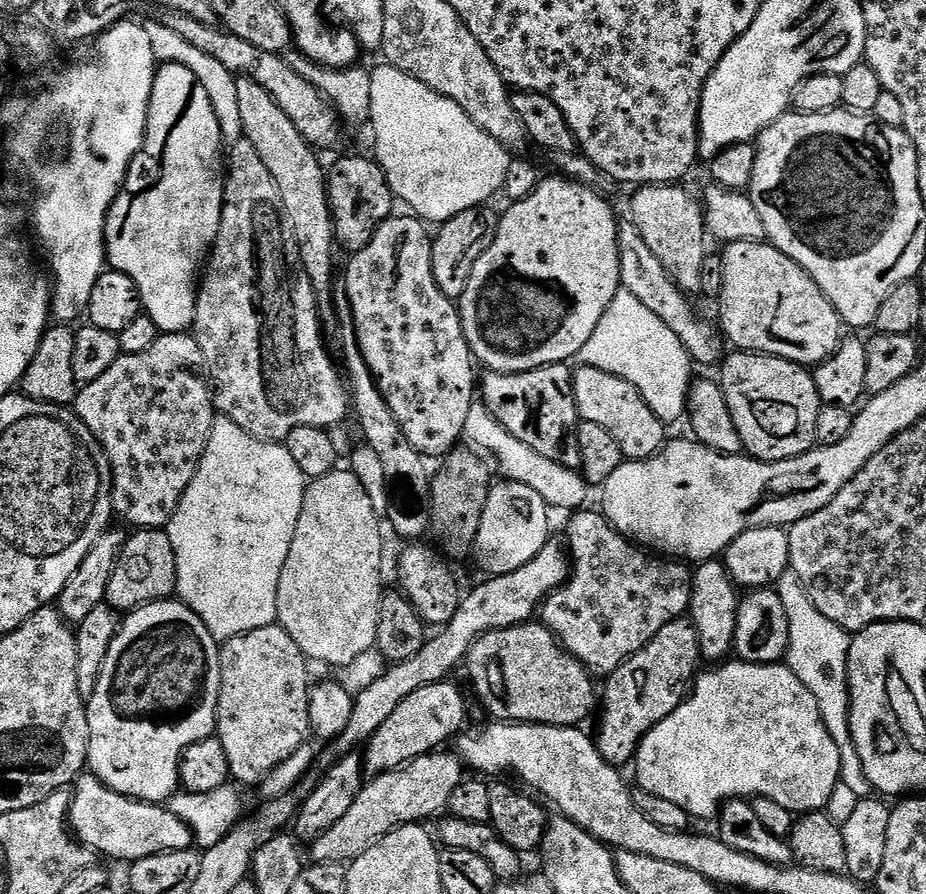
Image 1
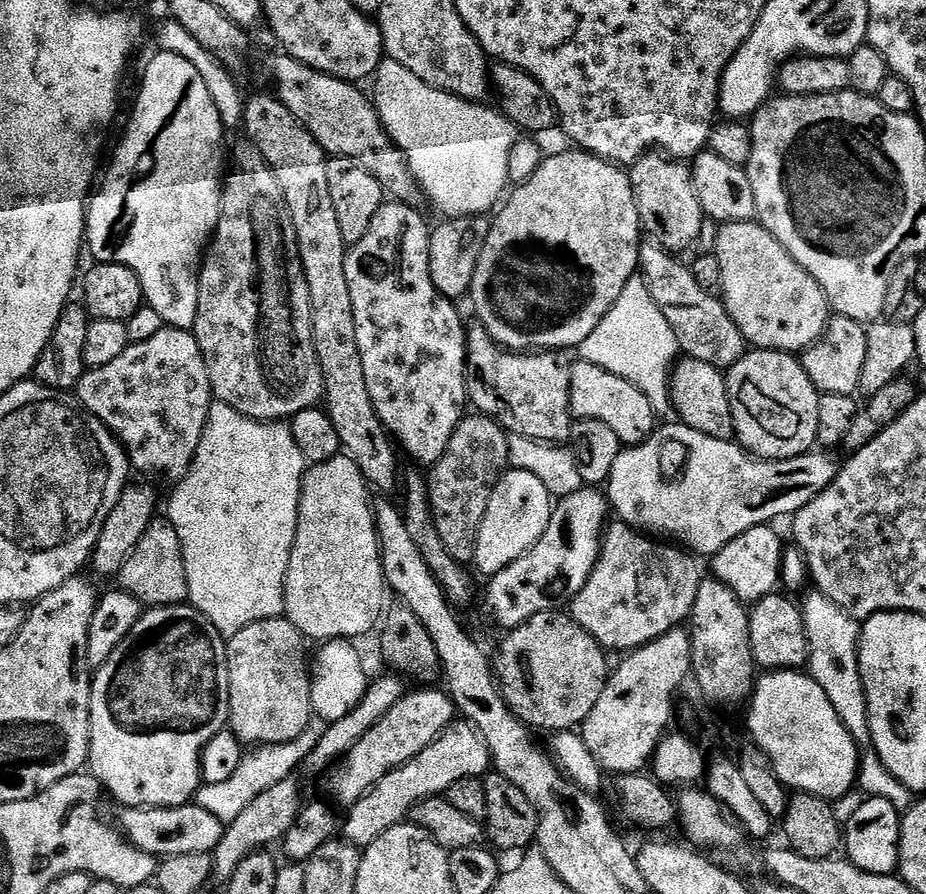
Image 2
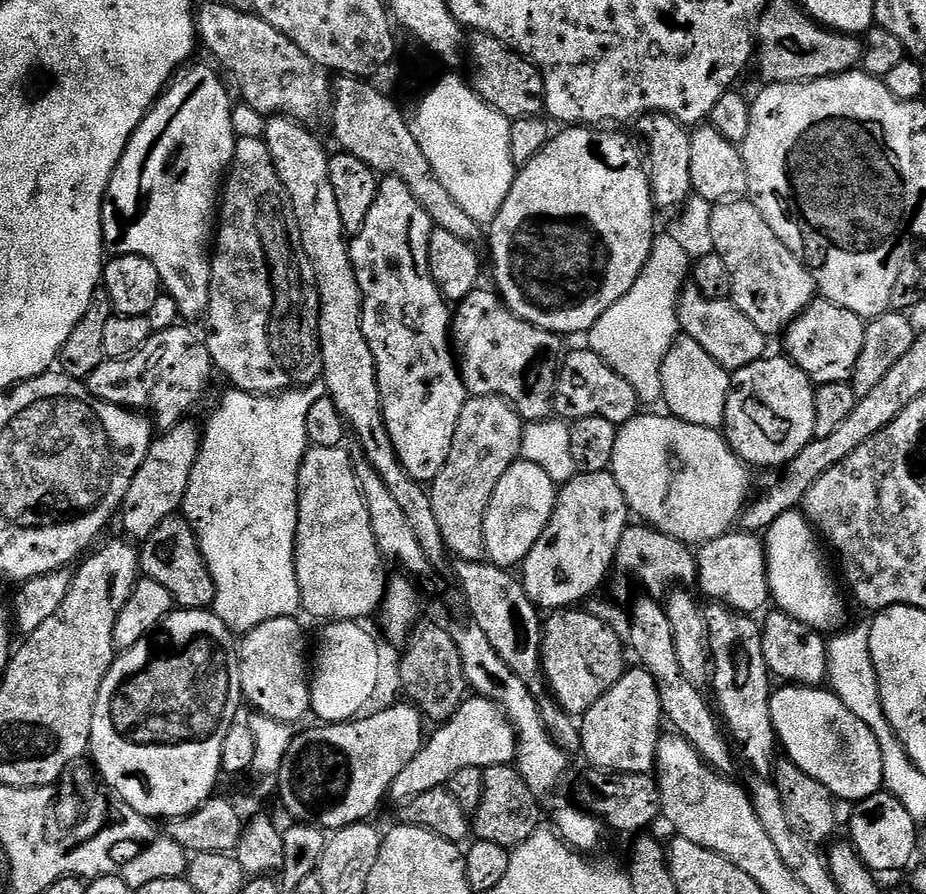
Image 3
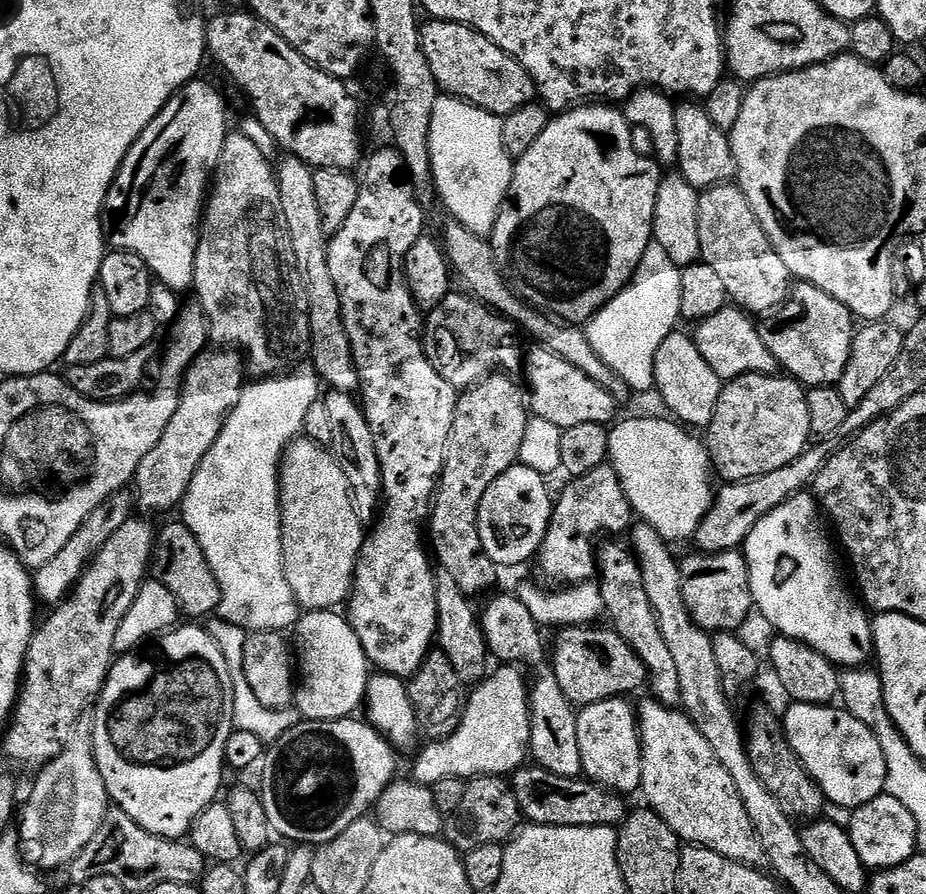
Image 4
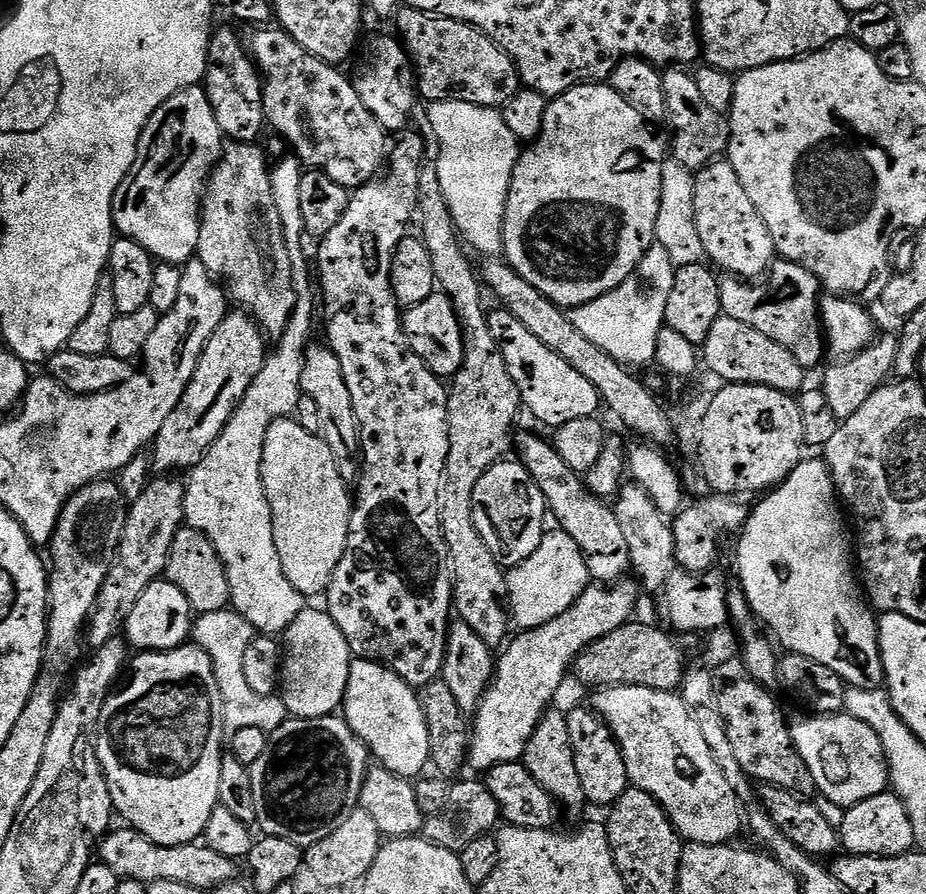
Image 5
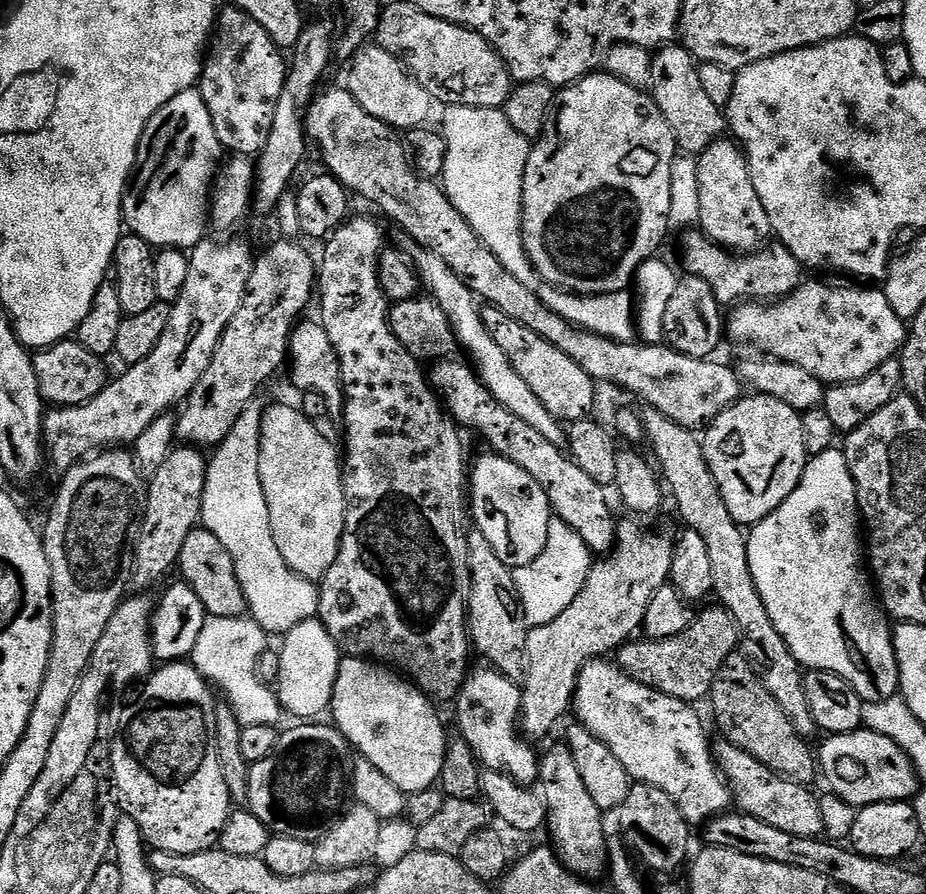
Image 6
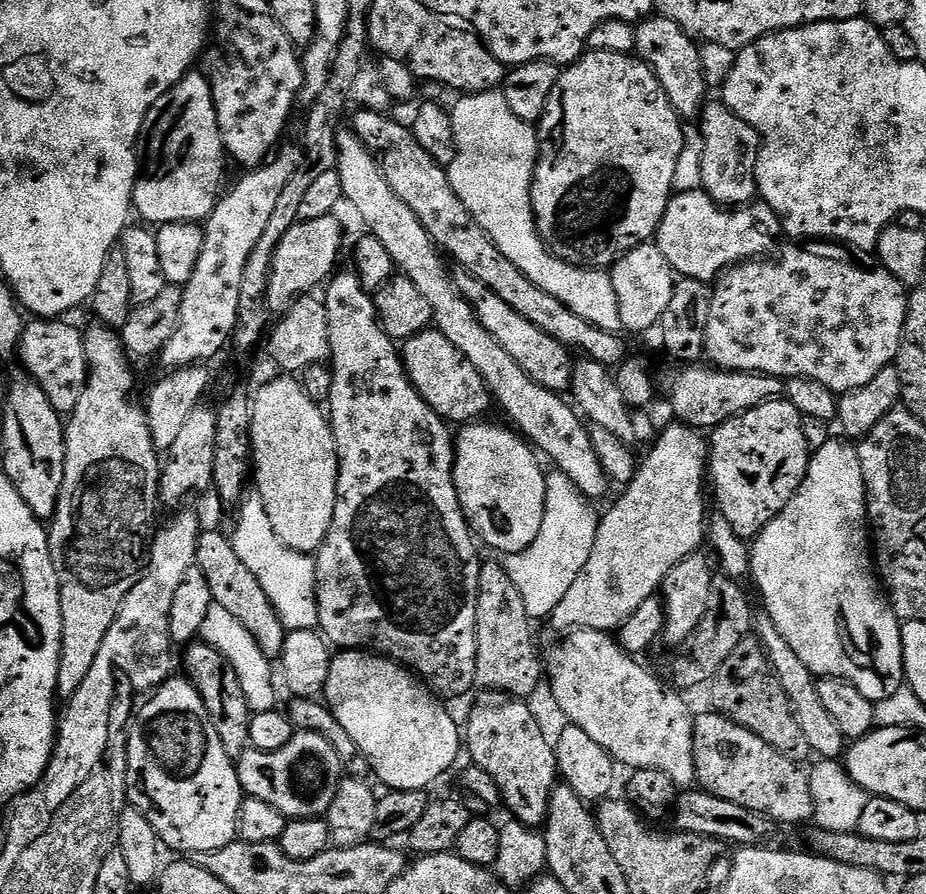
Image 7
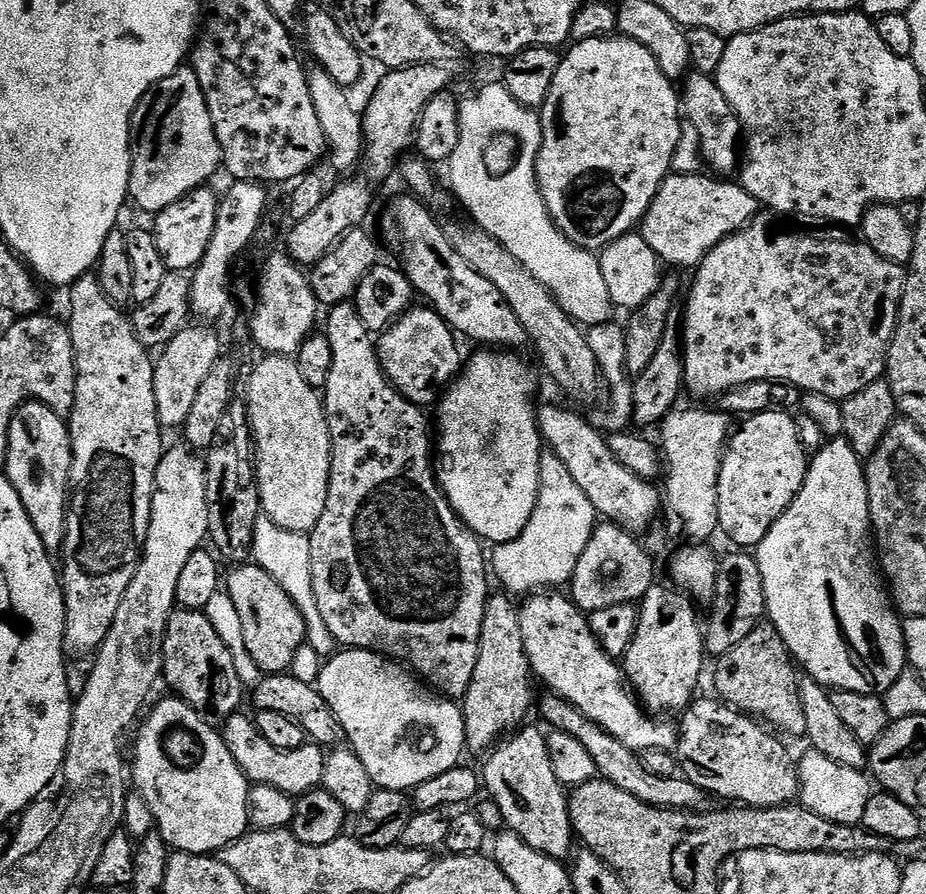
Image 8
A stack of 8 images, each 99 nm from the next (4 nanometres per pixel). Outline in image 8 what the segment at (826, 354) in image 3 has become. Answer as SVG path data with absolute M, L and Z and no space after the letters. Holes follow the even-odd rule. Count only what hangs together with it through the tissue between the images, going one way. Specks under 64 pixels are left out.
M670 174L664 179L638 225L638 233L660 262L695 270L718 242L740 232L758 215L762 206L743 184L728 183L732 182L708 174Z

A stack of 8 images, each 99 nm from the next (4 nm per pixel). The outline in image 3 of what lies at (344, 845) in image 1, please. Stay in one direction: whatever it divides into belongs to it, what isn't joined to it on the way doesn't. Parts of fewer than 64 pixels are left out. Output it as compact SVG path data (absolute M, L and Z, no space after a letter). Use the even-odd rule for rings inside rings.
M483 698L465 699L455 712L436 733L429 735L414 754L414 758L394 778L391 799L407 802L418 794L426 794L426 790L434 790L447 785L448 780L458 770L467 768L486 769L499 764L511 765L516 758L516 734L503 711L493 701Z

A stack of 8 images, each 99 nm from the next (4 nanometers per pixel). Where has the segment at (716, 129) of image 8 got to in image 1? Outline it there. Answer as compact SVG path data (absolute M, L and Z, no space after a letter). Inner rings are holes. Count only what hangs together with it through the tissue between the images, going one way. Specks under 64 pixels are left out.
M764 240L724 244L722 250L724 277L718 324L733 349L762 352L801 366L821 364L840 349L840 315L807 272L782 250Z

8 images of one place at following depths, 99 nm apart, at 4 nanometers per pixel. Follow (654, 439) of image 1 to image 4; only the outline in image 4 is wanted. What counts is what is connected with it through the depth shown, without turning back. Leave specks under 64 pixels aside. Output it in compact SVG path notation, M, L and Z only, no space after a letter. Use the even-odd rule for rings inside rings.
M539 346L527 349L522 360L522 373L528 379L526 396L530 401L532 416L546 418L546 422L554 422L561 430L570 426L586 426L587 424L611 425L617 419L618 402L598 382L586 378L578 366L566 362L566 358L558 358L550 350Z

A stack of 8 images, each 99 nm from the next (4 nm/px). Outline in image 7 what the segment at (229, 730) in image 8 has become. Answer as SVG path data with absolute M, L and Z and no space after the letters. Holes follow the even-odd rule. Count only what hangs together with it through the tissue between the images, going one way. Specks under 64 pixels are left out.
M299 730L293 731L290 742L286 742L282 750L260 752L257 748L249 747L235 761L235 765L245 796L253 796L269 806L274 806L274 810L281 812L288 820L314 820L327 817L330 802L334 802L334 794L346 772L346 766L338 758L338 750L334 750L334 746L330 746L330 742L322 738L322 734Z

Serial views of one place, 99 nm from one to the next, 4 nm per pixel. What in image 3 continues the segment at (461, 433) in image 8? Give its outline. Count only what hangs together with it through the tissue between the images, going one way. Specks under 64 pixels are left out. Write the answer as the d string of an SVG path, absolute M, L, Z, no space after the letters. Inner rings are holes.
M523 458L512 464L510 470L502 474L498 486L494 486L494 494L484 515L485 557L496 567L505 570L515 569L527 558L550 522L557 491L557 485L552 483L540 466L534 466Z

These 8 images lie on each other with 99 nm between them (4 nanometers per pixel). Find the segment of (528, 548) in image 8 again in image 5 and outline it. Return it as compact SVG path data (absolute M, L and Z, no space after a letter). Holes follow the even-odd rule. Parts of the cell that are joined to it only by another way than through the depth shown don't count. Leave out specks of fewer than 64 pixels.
M559 530L545 531L531 558L507 569L506 575L510 612L515 623L524 630L546 626L546 622L570 610L590 583L586 558L578 548L578 542Z

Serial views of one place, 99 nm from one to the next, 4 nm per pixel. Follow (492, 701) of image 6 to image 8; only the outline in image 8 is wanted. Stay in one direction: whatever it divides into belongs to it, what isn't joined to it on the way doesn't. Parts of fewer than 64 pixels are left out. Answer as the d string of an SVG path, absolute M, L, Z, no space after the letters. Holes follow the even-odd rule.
M521 727L511 733L487 753L483 761L482 784L487 799L496 803L496 811L500 813L507 831L513 832L527 846L550 859L564 862L574 852L574 833L568 809L569 793L558 782L554 766L550 766L550 750L545 733L528 727Z

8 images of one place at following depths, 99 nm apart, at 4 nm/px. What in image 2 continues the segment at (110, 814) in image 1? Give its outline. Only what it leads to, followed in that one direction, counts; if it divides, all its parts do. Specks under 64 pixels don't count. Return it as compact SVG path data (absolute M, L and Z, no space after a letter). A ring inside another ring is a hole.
M195 802L177 808L124 808L121 811L119 831L128 843L157 858L178 854L211 854L222 842L226 824L202 809Z

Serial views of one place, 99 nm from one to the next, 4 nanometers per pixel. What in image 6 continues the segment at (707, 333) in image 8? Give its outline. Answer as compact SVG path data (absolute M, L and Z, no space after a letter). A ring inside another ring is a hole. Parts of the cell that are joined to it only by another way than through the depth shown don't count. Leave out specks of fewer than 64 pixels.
M805 279L799 288L775 302L737 303L726 316L727 339L749 344L760 351L757 353L767 354L773 360L800 364L825 386L852 382L870 374L870 370L876 370L882 362L893 359L903 349L906 339L905 321L894 314L894 306L890 306L884 291L876 286L864 287L868 288Z

